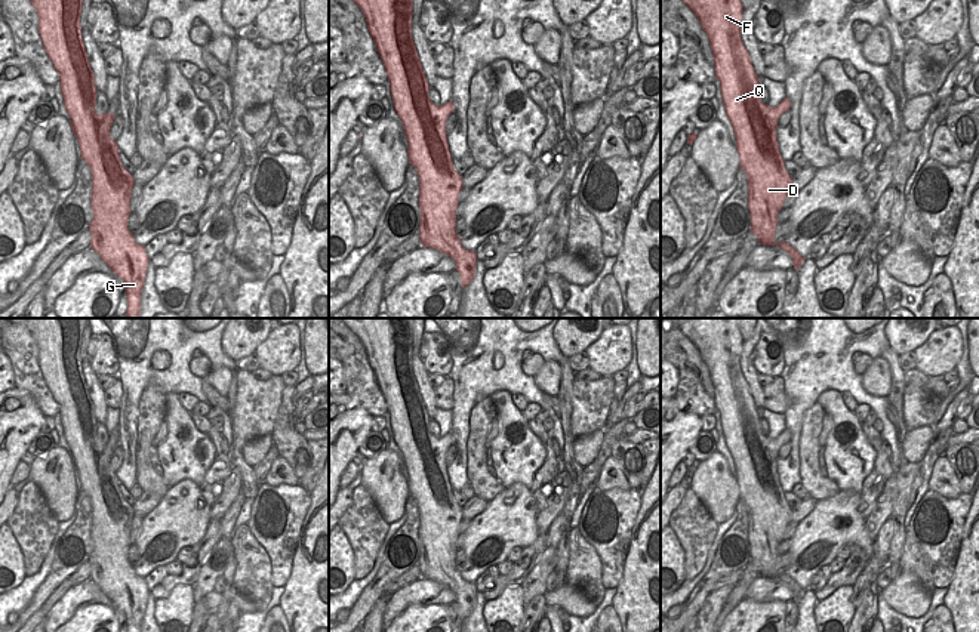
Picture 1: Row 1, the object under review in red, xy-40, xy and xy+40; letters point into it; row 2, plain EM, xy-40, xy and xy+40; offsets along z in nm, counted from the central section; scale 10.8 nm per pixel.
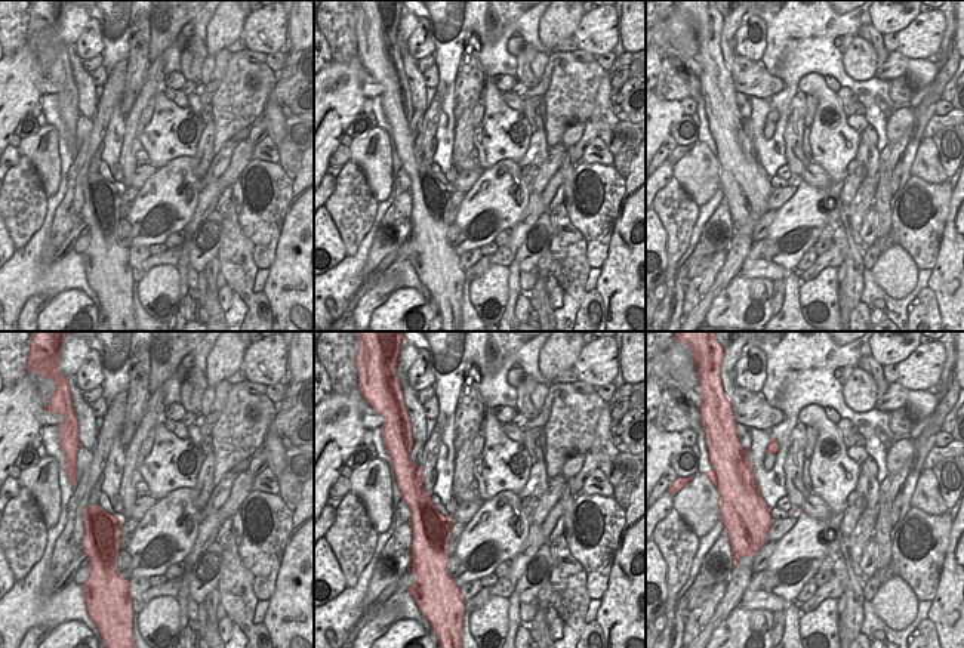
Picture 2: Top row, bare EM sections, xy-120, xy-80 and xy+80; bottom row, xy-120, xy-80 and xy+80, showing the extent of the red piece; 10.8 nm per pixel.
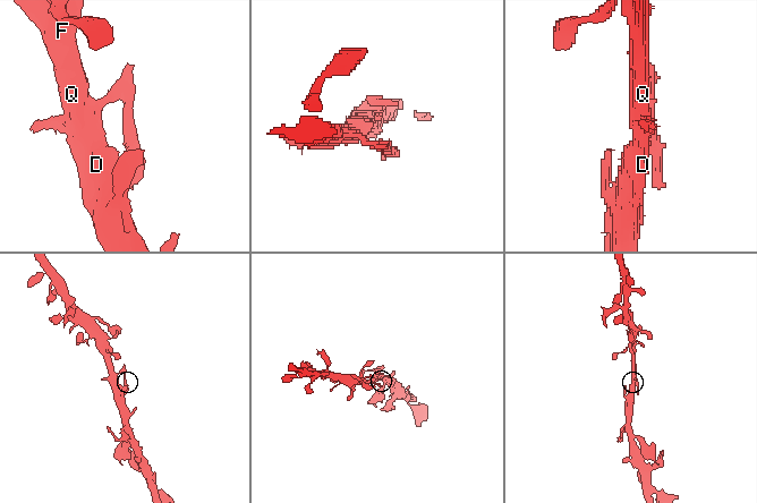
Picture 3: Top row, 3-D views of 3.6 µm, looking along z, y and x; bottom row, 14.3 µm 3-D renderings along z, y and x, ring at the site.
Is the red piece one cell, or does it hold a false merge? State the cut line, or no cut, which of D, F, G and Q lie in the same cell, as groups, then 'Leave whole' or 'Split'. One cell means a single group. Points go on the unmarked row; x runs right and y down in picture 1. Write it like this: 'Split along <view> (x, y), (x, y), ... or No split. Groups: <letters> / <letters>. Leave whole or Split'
No split. Groups: D F G Q. Leave whole

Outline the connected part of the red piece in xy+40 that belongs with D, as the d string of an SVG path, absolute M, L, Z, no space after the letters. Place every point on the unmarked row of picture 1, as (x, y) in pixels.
M680 318L677 327L696 346L711 376L715 409L736 469L739 499L746 505L751 564L760 576L788 583L798 602L806 589L788 574L775 573L778 546L792 515L779 483L776 460L779 448L789 443L791 432L783 429L775 440L761 434L760 410L741 369L744 339L736 321Z

